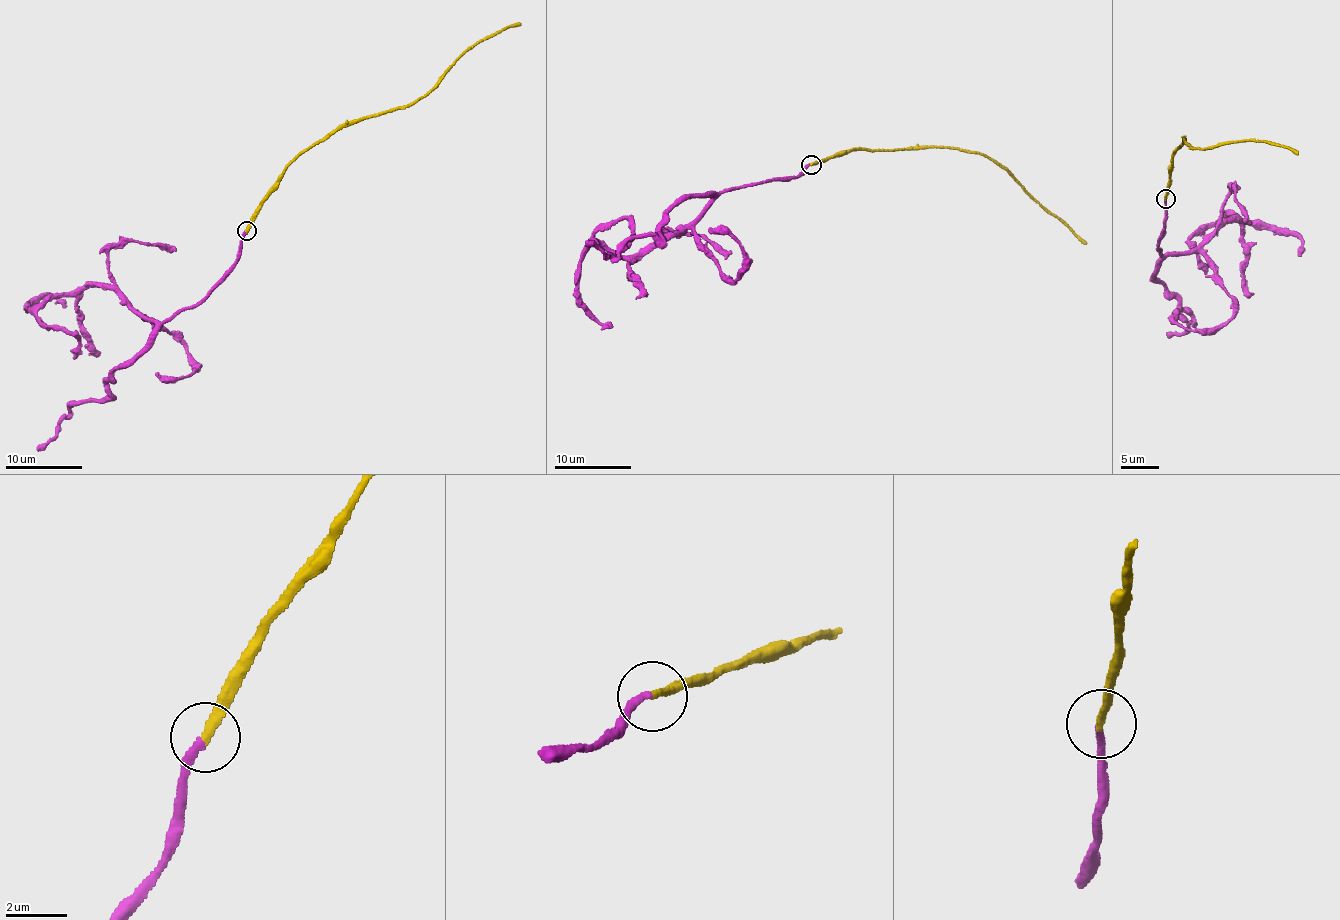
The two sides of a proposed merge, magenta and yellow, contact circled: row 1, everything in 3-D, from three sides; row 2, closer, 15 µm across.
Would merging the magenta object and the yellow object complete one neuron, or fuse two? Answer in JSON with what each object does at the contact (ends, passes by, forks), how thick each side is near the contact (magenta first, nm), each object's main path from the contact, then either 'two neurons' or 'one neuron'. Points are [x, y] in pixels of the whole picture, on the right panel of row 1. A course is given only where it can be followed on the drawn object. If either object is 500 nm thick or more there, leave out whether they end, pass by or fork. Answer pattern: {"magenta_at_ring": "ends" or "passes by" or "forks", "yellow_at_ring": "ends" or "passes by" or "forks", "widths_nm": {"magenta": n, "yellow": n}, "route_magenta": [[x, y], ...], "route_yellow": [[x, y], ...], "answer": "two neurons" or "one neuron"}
{"magenta_at_ring": "ends", "yellow_at_ring": "ends", "widths_nm": {"magenta": 220, "yellow": 280}, "route_magenta": [[1166, 199], [1157, 244], [1164, 256], [1201, 245], [1238, 221], [1235, 212], [1297, 235], [1299, 256]], "route_yellow": [[1166, 199], [1171, 155], [1183, 140], [1189, 149], [1205, 150], [1214, 145], [1254, 140], [1298, 152]], "answer": "one neuron"}

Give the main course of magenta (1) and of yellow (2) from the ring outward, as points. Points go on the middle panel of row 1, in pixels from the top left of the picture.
1: (810, 165), (790, 180), (724, 190), (640, 254), (591, 245), (579, 302), (612, 326)
2: (810, 165), (851, 148), (871, 150), (925, 147), (977, 151), (1007, 170), (1025, 193), (1086, 243)

